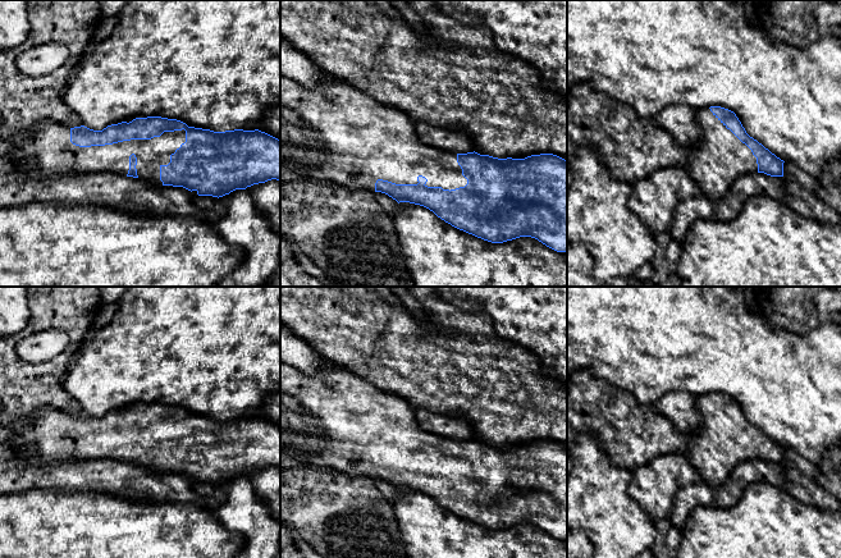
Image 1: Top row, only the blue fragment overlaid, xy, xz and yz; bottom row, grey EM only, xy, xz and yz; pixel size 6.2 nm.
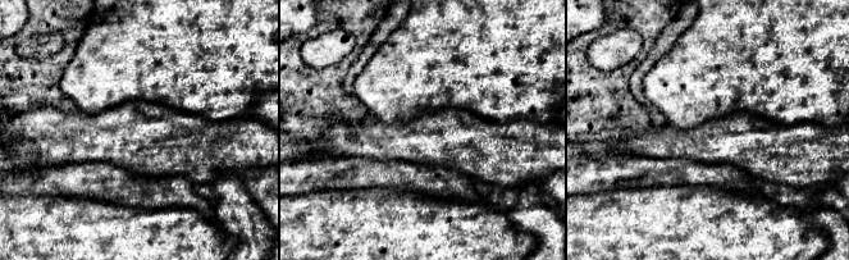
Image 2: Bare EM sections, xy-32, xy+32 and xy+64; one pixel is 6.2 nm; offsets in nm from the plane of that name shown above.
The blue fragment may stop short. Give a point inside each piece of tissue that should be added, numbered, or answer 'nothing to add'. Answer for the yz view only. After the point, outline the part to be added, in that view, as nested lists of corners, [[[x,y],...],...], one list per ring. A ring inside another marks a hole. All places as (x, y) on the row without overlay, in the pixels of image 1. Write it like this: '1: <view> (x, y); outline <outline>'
1: yz (720, 444); outline [[[709,394],[695,397],[701,425],[687,436],[687,456],[708,486],[723,484],[740,462],[758,458],[757,444]]]

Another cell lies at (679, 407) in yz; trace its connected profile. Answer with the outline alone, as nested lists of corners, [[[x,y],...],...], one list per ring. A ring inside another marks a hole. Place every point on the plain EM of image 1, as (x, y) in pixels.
[[[686,392],[664,394],[653,404],[654,411],[667,417],[680,431],[691,434],[701,425],[695,397]]]

